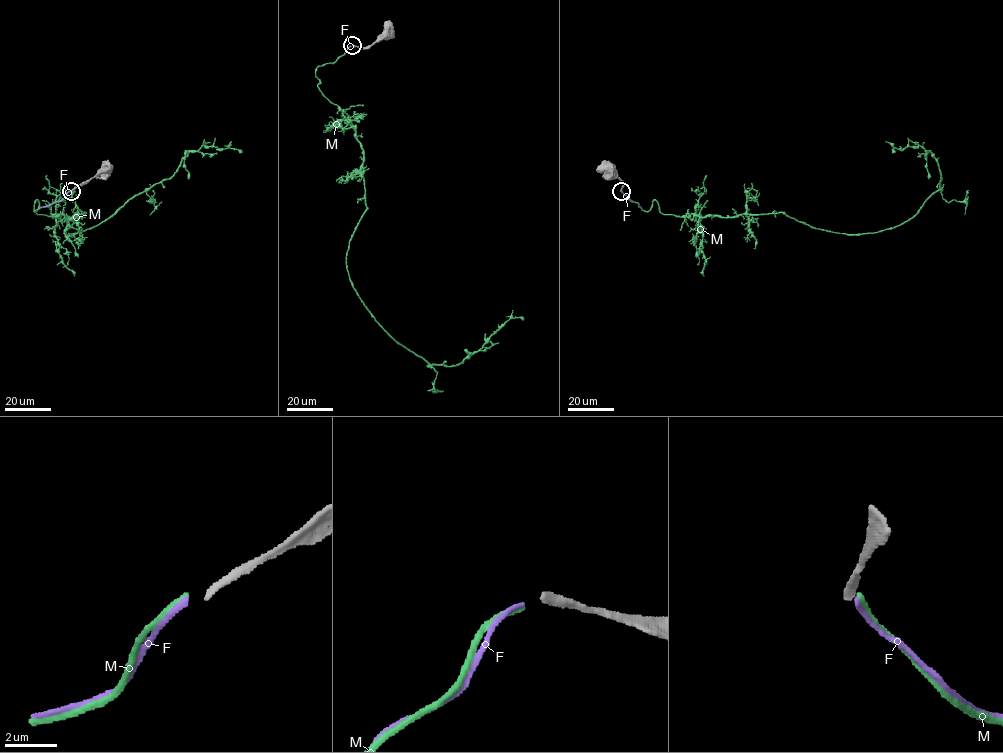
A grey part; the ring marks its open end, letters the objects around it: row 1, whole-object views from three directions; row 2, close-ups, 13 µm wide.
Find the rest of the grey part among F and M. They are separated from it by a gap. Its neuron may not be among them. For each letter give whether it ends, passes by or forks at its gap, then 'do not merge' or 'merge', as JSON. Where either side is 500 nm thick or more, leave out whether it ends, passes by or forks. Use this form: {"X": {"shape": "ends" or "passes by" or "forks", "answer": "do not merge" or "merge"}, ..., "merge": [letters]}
{"F": {"shape": "ends", "answer": "do not merge"}, "M": {"shape": "ends", "answer": "do not merge"}, "merge": []}

